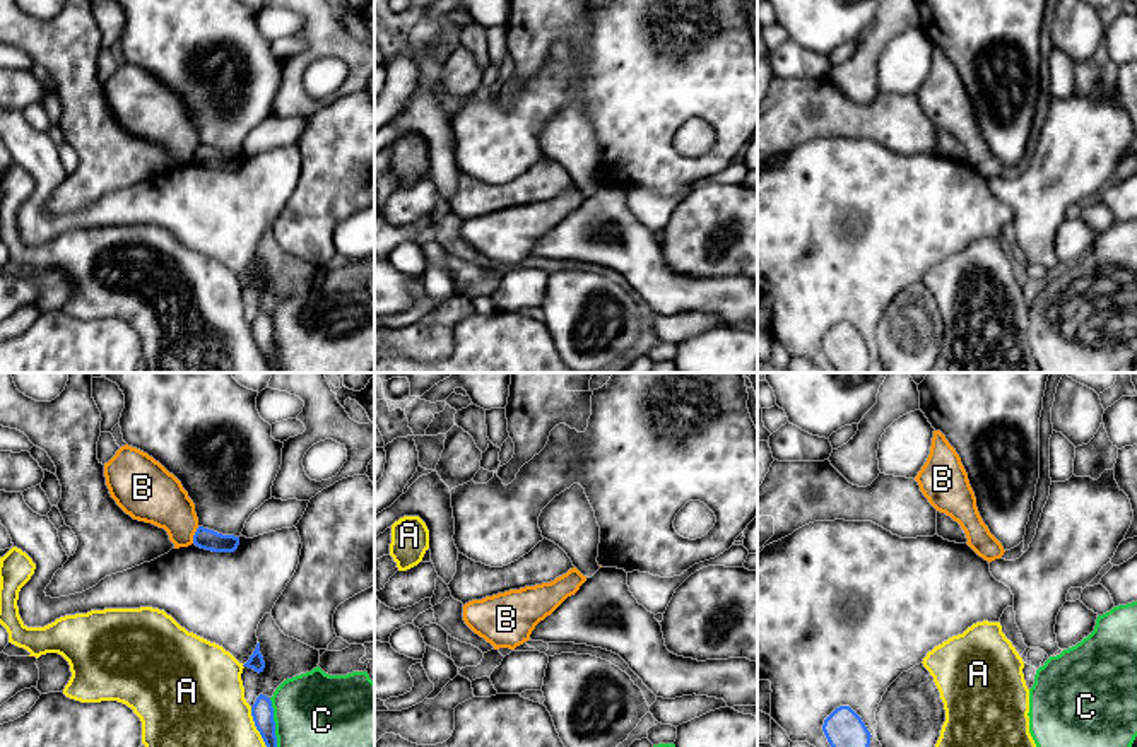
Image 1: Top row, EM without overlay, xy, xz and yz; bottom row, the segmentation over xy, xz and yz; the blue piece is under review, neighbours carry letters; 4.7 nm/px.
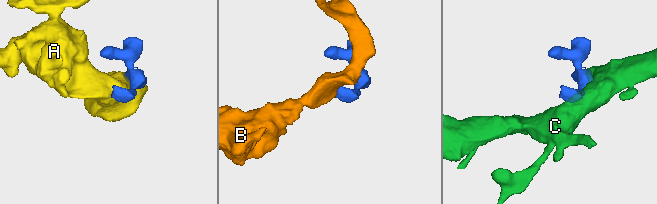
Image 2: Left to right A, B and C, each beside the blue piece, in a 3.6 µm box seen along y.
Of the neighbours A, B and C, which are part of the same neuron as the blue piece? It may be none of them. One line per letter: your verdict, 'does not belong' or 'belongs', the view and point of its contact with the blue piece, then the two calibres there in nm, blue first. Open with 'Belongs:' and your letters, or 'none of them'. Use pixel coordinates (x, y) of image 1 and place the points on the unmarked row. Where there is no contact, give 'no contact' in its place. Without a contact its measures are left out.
Belongs: none of them
A: does not belong; contact xy (257, 346); calibres 110 and 500 nm
B: does not belong; contact xy (194, 152); calibres 100 and 240 nm
C: does not belong; contact xy (274, 344); calibres 110 and 480 nm

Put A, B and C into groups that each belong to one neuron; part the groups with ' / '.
A / B / C

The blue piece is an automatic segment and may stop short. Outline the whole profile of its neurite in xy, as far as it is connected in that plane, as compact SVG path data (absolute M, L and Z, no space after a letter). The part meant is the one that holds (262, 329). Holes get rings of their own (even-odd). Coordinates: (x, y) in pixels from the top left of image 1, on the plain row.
M260 311L251 323L251 333L256 347L260 349L270 373L279 373L277 369L277 354L275 354L275 338L274 325L270 315Z

